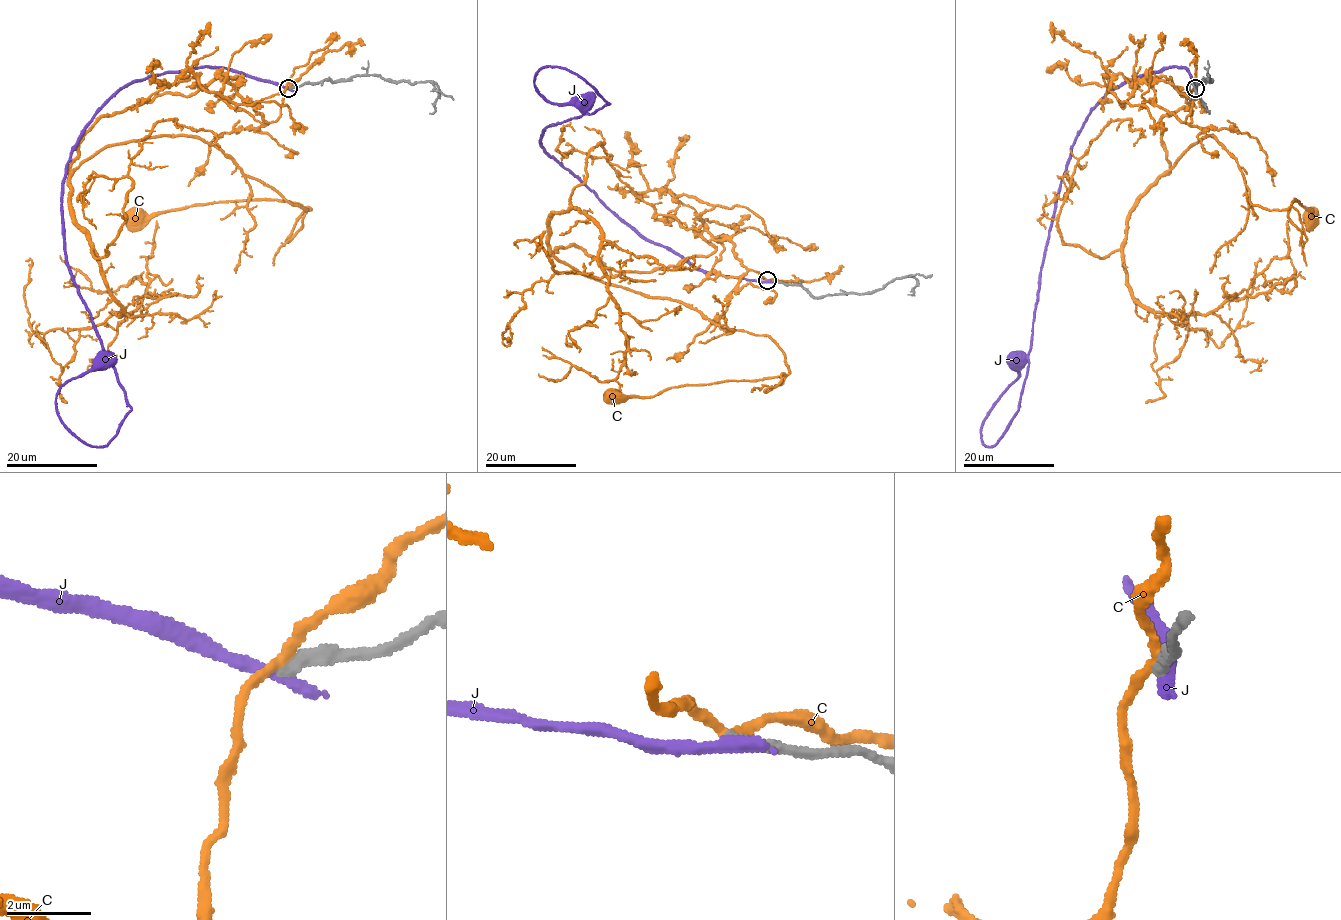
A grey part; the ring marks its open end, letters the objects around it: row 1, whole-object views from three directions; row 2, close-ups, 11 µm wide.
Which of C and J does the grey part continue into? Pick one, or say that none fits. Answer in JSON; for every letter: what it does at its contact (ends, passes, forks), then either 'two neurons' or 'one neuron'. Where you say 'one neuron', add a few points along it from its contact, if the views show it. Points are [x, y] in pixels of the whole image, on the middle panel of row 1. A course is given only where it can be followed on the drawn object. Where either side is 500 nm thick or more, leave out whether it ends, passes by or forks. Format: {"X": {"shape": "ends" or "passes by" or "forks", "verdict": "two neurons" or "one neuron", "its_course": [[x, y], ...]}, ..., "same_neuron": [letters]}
{"C": {"shape": "passes by", "verdict": "two neurons"}, "J": {"shape": "ends", "verdict": "two neurons"}, "same_neuron": []}

